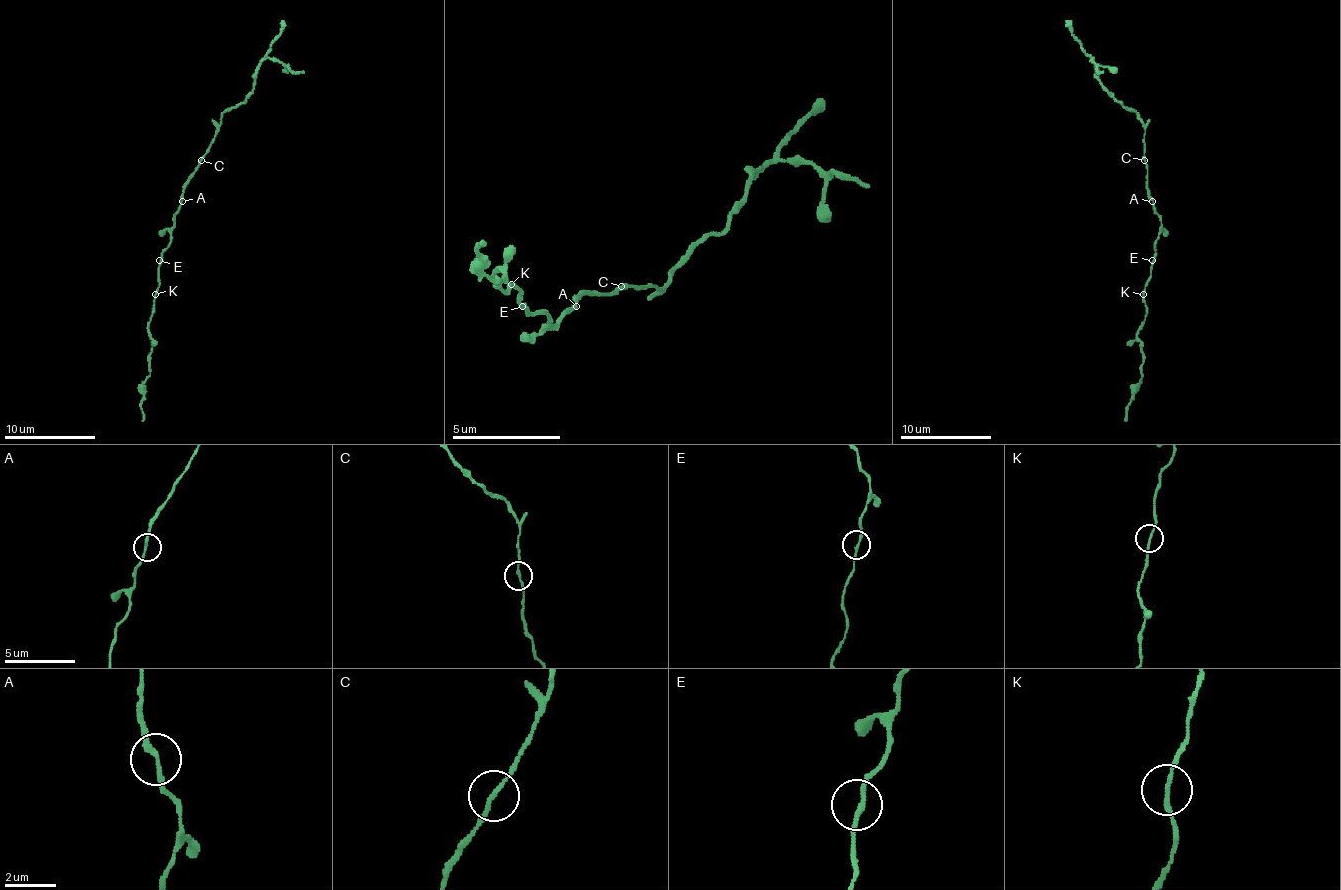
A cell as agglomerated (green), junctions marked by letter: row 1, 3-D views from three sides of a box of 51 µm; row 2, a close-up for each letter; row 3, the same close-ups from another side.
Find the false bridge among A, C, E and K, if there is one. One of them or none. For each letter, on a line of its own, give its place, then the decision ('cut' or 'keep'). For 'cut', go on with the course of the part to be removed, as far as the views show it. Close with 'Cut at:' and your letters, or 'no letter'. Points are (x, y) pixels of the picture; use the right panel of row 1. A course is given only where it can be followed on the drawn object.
A: at (1152, 201); keep
C: at (1144, 160); keep
E: at (1152, 260); keep
K: at (1143, 294); keep
Cut at: no letter

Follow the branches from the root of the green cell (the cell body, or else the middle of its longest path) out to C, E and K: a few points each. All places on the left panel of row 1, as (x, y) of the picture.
C: (180, 201), (184, 183), (200, 160)
E: (180, 201), (171, 242), (159, 260)
K: (180, 201), (171, 242), (162, 253), (159, 285), (155, 294)

